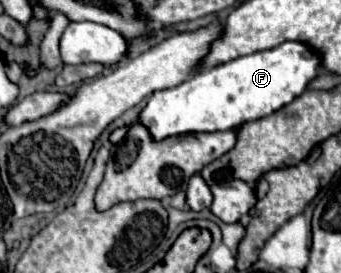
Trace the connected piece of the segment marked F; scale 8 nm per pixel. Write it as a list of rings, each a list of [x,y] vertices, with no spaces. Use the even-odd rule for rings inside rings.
[[[284,42],[272,50],[240,56],[210,70],[189,76],[182,84],[158,90],[134,124],[148,128],[154,142],[188,132],[218,132],[240,128],[246,122],[264,118],[300,96],[316,76],[320,58],[302,42]]]

